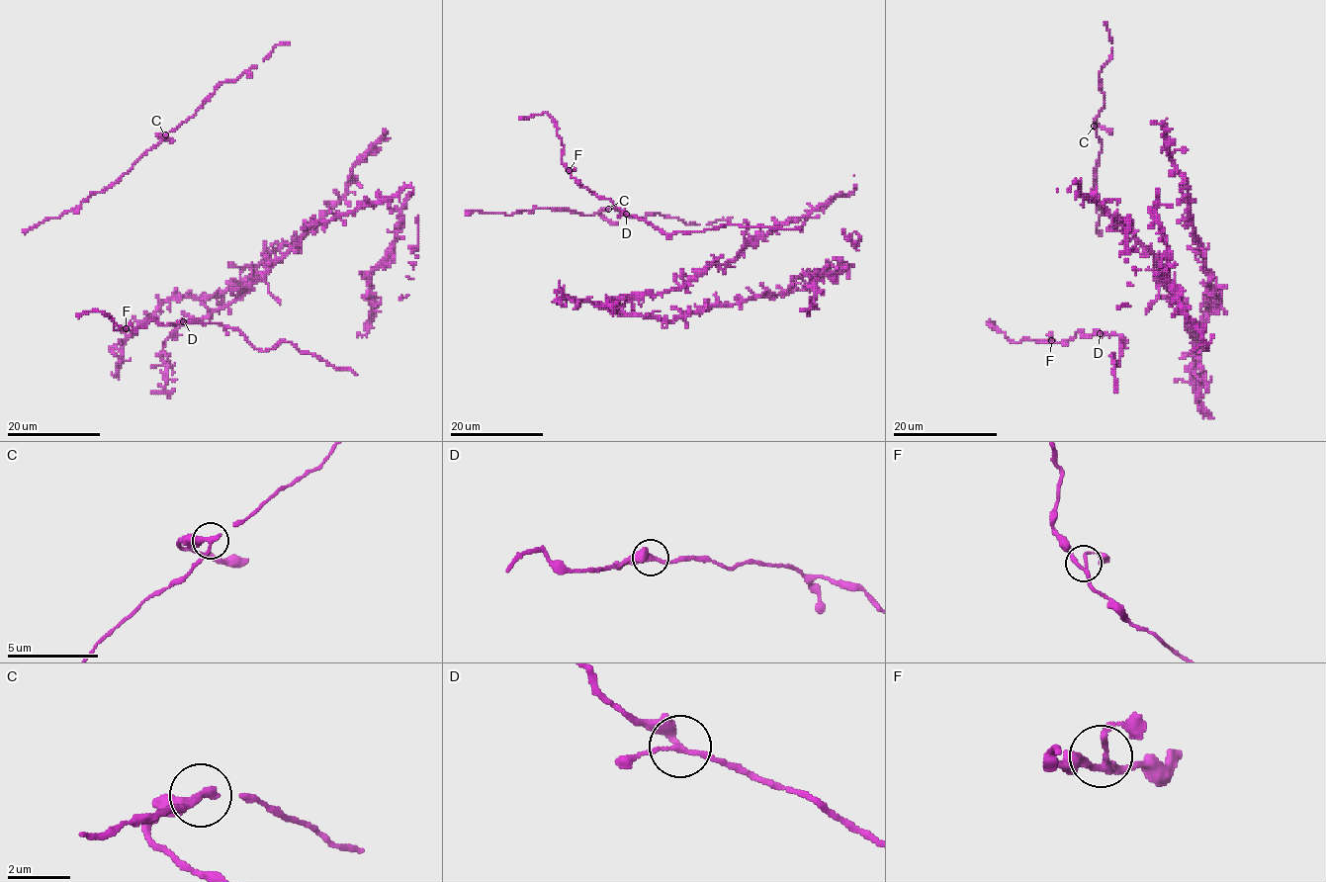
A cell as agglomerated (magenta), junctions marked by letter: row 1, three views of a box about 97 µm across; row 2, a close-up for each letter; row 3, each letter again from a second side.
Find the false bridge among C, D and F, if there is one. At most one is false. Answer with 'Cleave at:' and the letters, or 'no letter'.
Cleave at: C

